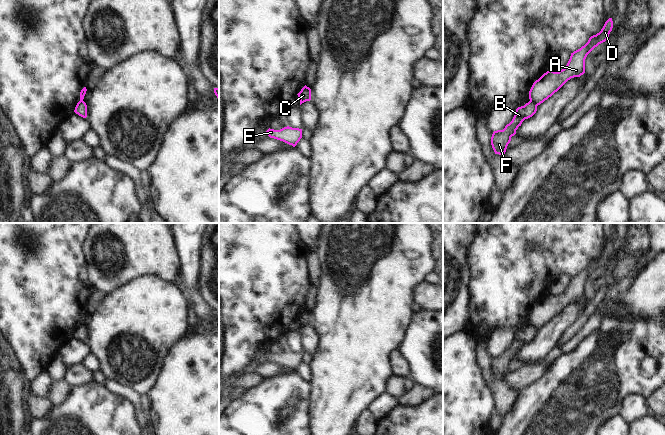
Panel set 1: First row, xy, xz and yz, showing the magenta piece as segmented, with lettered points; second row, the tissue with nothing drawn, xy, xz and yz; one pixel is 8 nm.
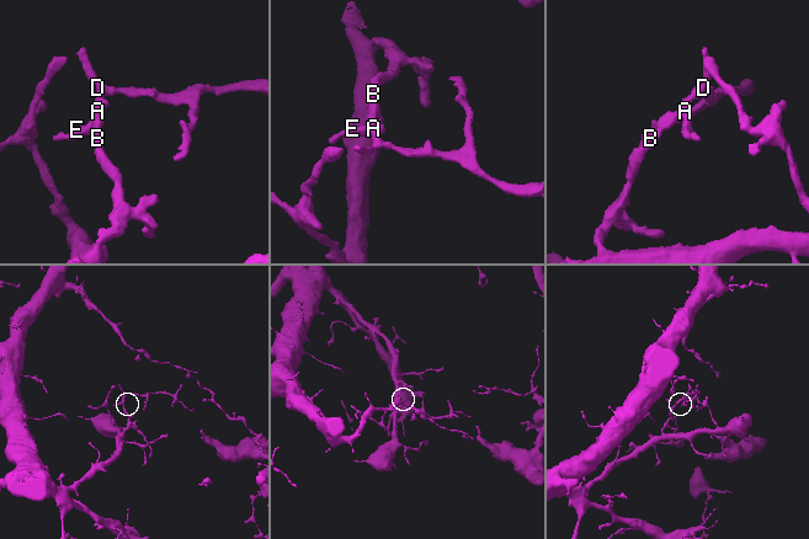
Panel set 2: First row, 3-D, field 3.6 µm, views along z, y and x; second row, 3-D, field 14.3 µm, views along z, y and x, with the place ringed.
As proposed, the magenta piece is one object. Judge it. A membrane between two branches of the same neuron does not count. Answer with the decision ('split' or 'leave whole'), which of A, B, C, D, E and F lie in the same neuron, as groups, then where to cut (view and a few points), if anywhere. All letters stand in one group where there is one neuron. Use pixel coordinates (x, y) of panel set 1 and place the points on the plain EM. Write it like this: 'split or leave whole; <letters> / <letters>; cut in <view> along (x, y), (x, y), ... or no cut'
split; A C D E / B F; cut in yz along (530, 324), (537, 329)

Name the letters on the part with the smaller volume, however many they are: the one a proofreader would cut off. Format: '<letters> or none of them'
A, C, D, E.

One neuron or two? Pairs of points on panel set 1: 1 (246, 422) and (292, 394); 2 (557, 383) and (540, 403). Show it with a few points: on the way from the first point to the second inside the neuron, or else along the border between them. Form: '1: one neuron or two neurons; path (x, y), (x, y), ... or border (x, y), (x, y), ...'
1: one neuron; path (257, 422), (264, 422), (281, 405)
2: one neuron; path (555, 388), (545, 398)

